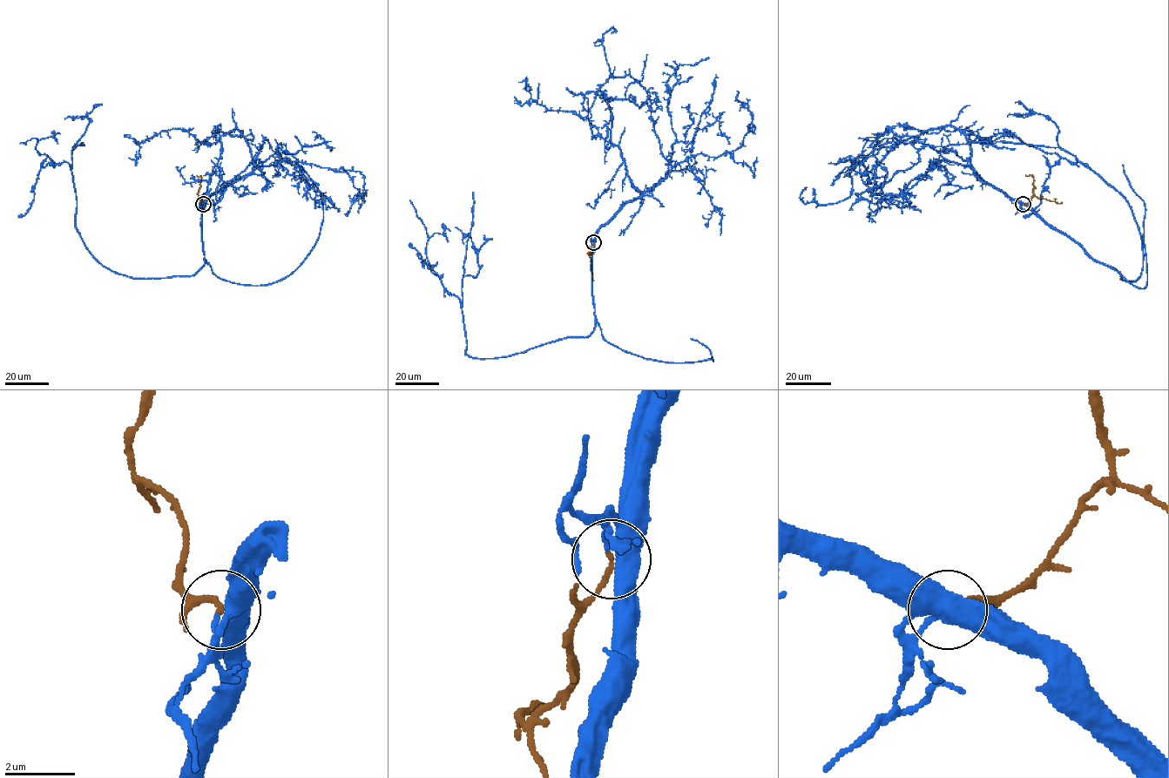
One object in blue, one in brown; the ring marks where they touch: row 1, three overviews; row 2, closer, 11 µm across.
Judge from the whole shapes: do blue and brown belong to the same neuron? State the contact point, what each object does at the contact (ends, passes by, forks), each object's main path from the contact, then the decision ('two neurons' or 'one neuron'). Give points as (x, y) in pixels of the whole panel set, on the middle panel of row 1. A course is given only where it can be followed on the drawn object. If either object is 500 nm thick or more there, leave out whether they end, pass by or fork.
(593, 242) | blue forks | brown ends | blue via (594, 242), (596, 320), (588, 336), (507, 355), (471, 357), (461, 301), (431, 270), (426, 227), (410, 200) | brown via (593, 242), (588, 253), (594, 280) | one neuron

